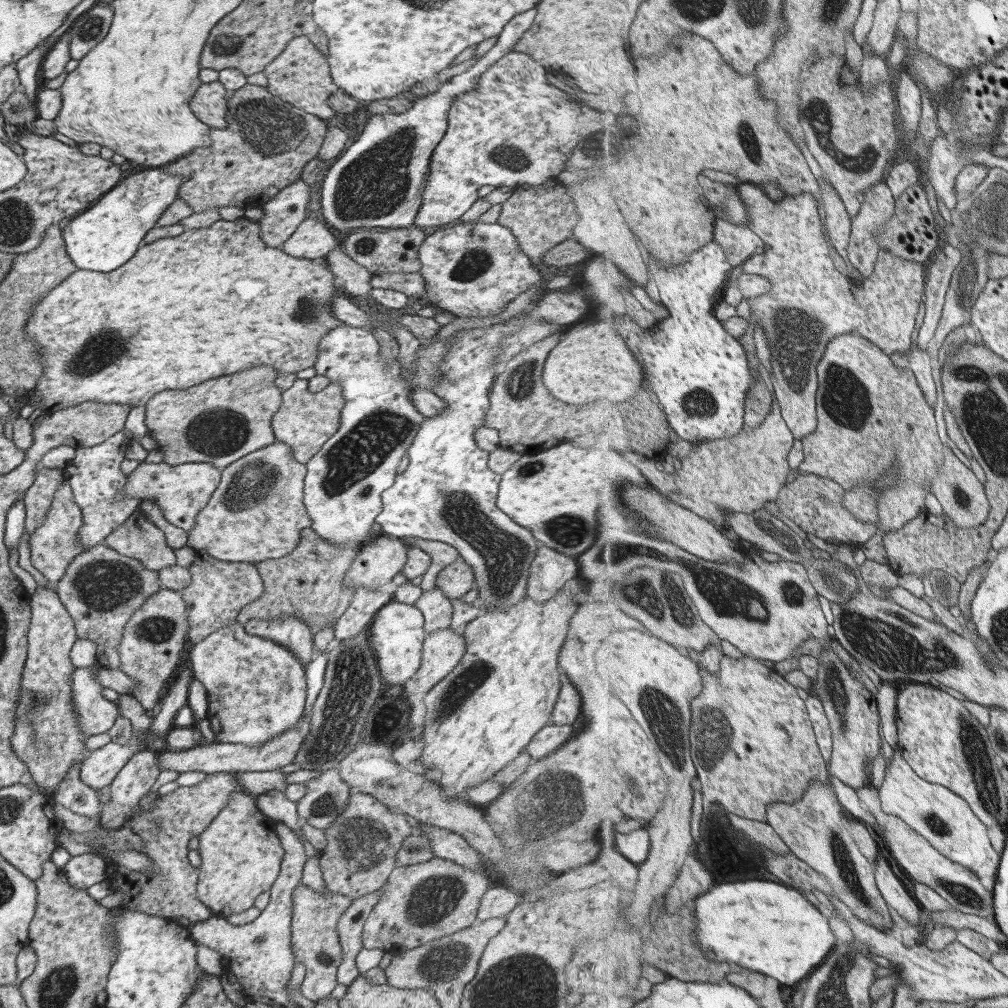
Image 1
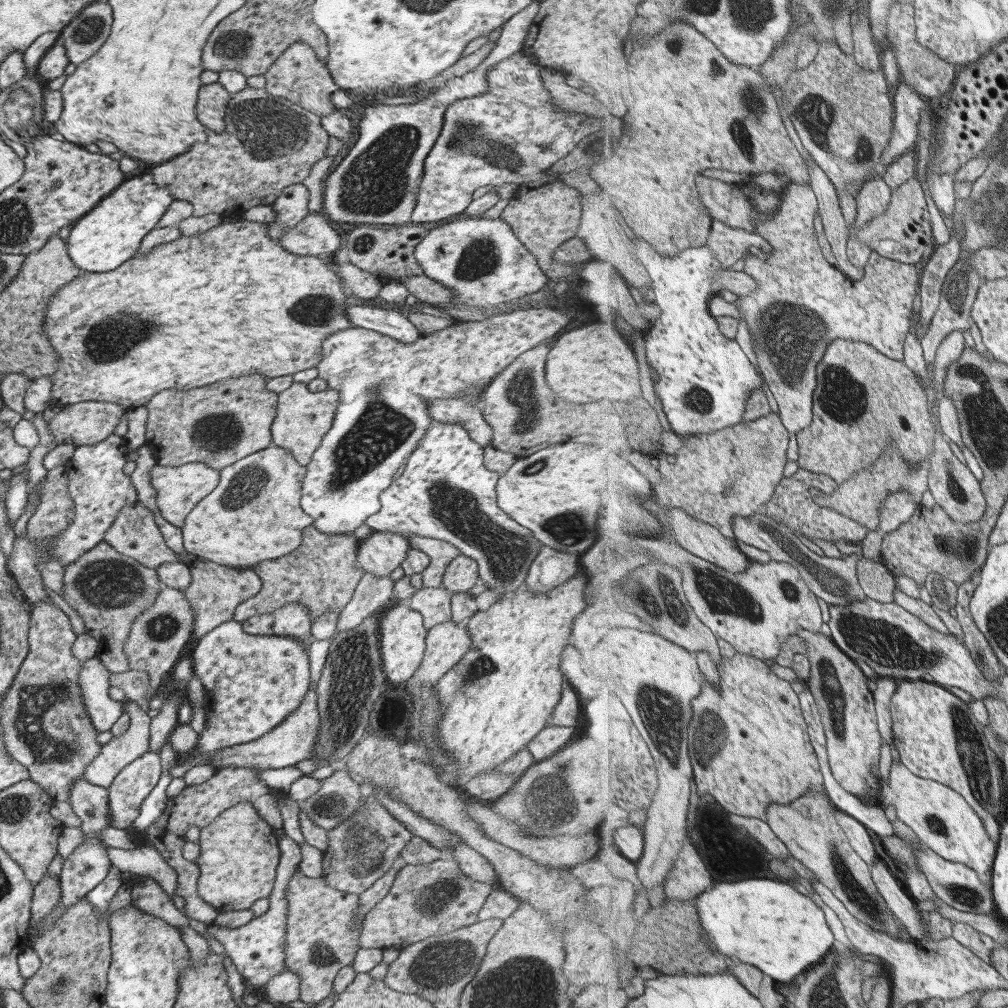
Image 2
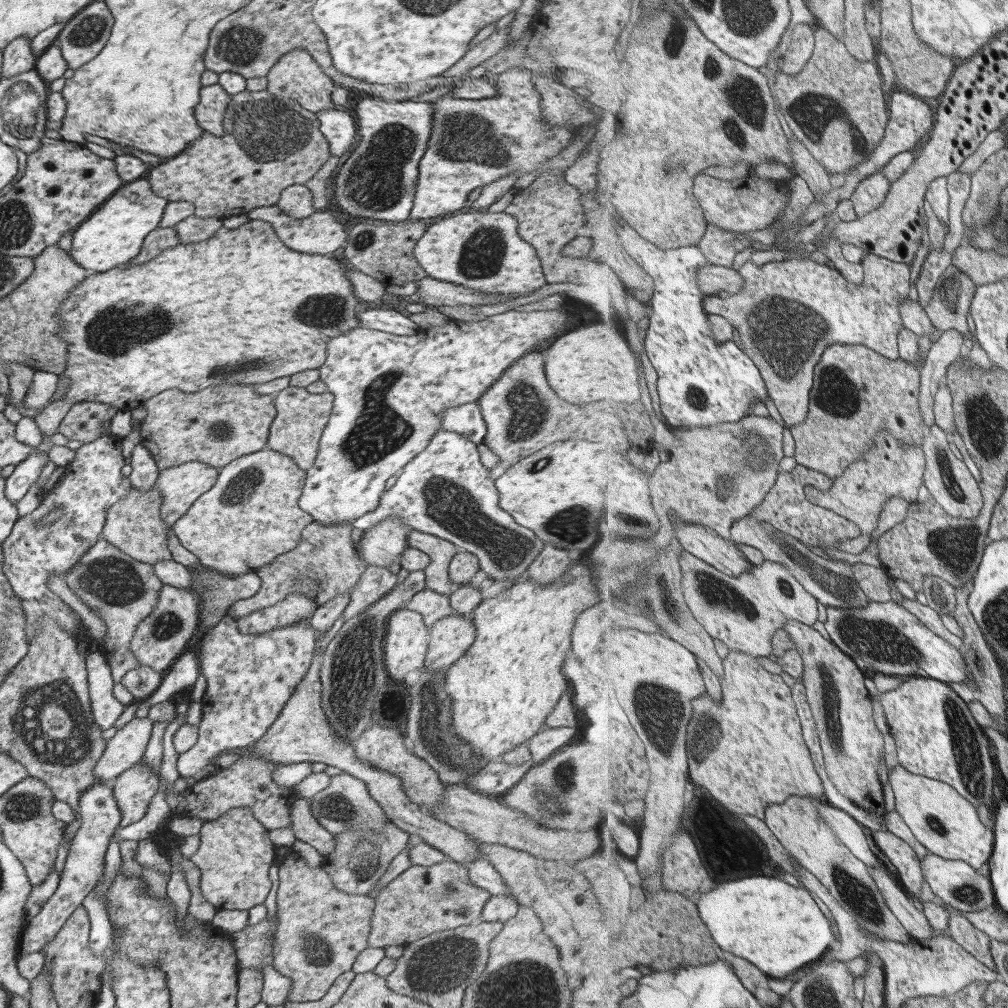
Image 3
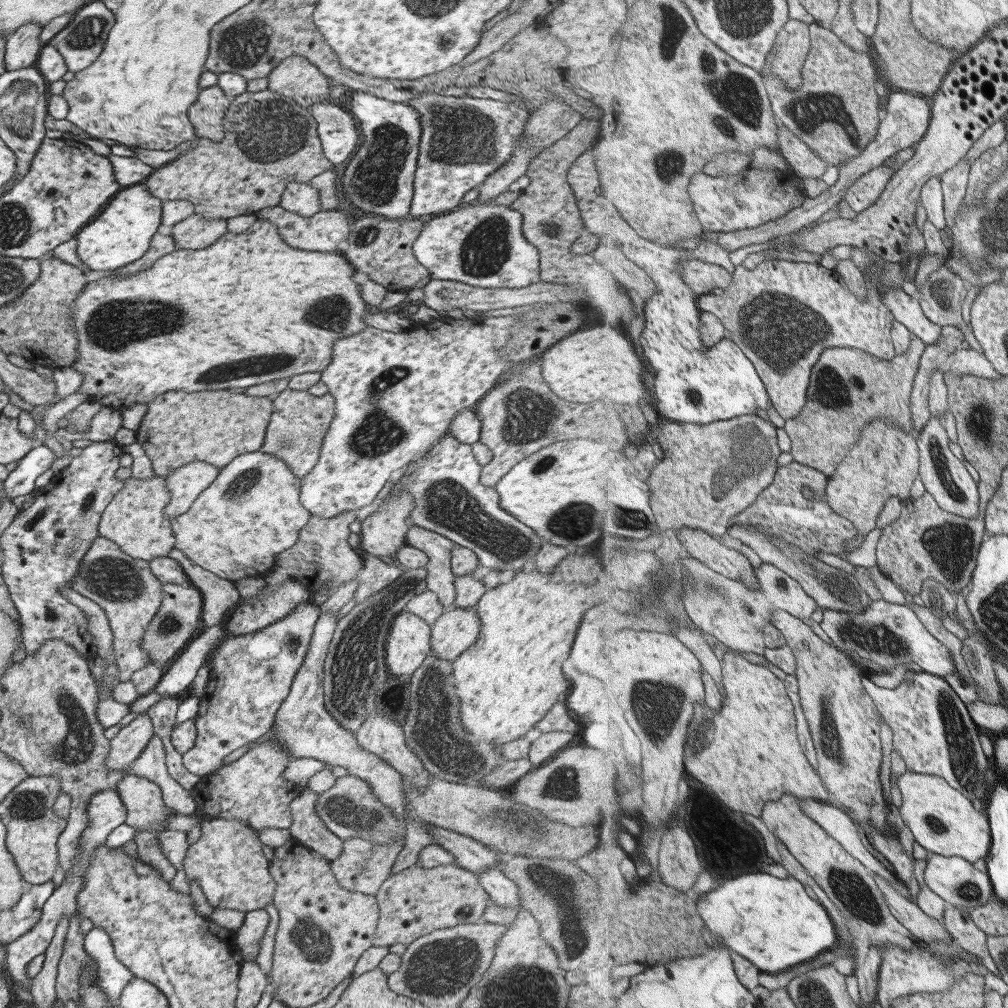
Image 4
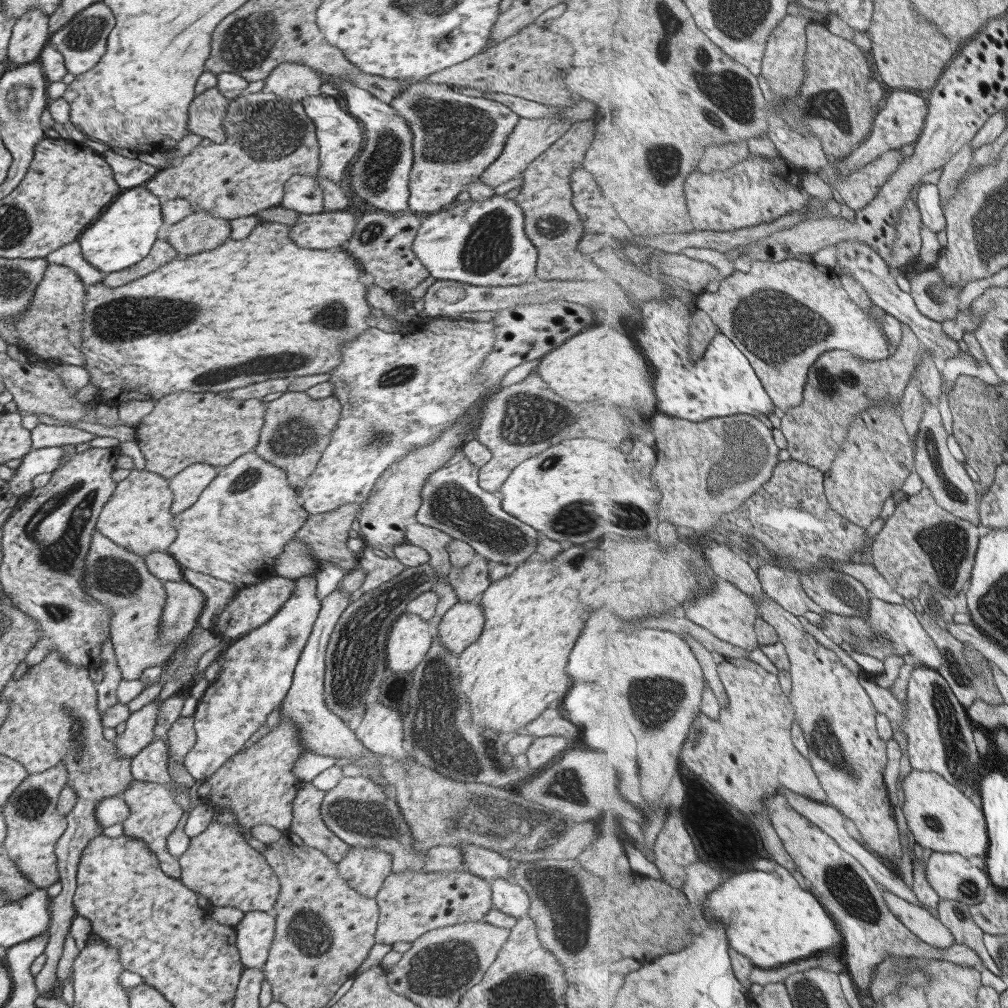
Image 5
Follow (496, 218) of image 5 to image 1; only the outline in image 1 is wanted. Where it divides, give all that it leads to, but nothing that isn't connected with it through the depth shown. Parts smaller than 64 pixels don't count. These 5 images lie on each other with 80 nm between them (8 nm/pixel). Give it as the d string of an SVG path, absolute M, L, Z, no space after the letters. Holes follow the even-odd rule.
M463 222L445 227L427 235L417 249L420 262L418 273L425 284L424 296L427 302L457 317L493 318L503 311L518 294L532 284L546 279L544 272L534 268L533 263L518 247L515 237L507 227L499 223Z

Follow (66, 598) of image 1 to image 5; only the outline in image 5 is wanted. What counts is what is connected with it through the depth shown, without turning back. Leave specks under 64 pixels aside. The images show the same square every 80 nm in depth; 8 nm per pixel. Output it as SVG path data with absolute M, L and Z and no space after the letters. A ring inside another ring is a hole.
M94 531L84 558L82 589L110 612L108 632L117 668L123 680L135 680L142 670L159 666L171 654L177 653L179 640L162 644L158 640L158 622L162 616L166 592L162 582L149 574L144 558L117 546Z

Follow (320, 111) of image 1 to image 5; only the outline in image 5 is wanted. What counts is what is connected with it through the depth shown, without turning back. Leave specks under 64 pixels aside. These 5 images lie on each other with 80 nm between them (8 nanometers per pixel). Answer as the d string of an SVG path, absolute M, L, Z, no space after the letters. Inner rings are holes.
M303 63L278 64L263 81L264 91L300 104L305 97L323 94L319 87L323 85L324 77Z

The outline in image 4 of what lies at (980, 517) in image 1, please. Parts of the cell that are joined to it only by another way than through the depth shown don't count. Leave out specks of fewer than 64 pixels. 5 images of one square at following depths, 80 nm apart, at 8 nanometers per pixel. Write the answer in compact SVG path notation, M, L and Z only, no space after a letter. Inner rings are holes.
M939 416L932 417L917 438L920 452L920 474L926 491L936 498L938 505L966 519L974 519L980 513L980 490L969 470L949 450L949 436Z

